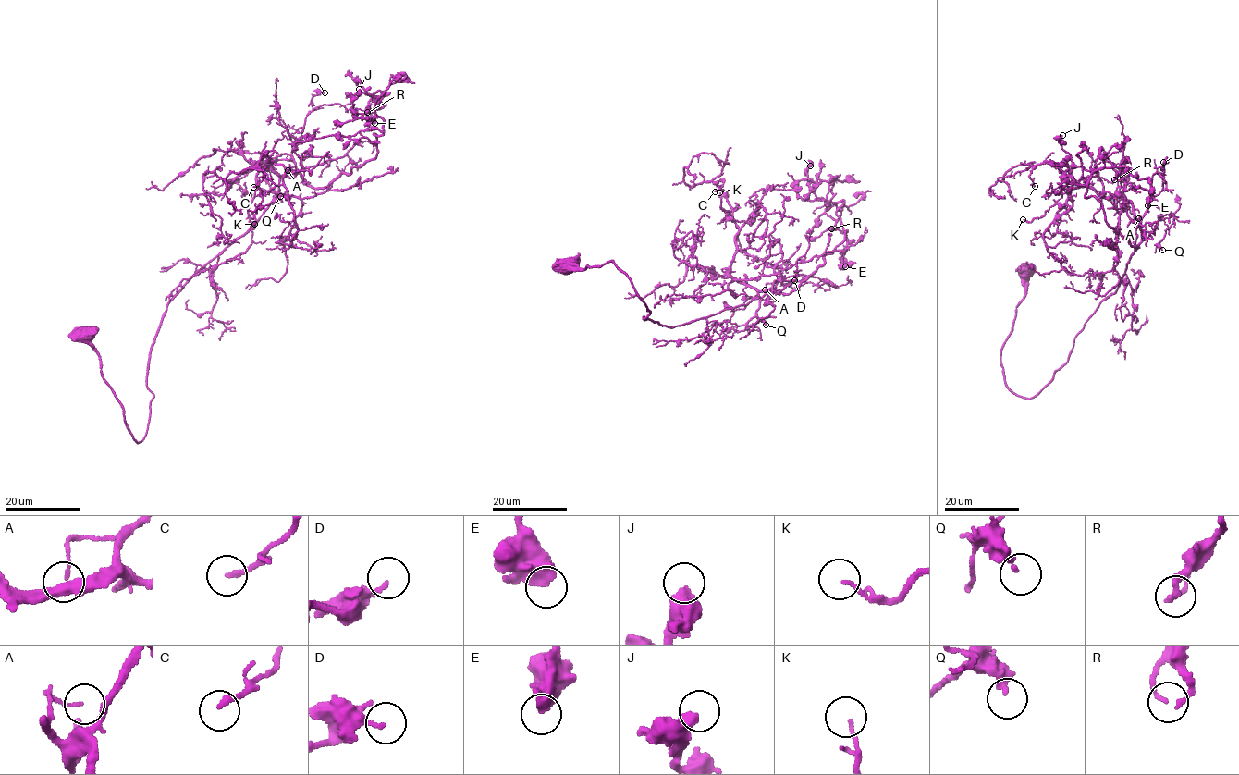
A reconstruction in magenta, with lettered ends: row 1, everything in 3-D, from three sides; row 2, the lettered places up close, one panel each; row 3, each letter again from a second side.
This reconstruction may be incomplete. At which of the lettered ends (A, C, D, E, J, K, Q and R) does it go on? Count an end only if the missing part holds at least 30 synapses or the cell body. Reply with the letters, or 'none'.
none

